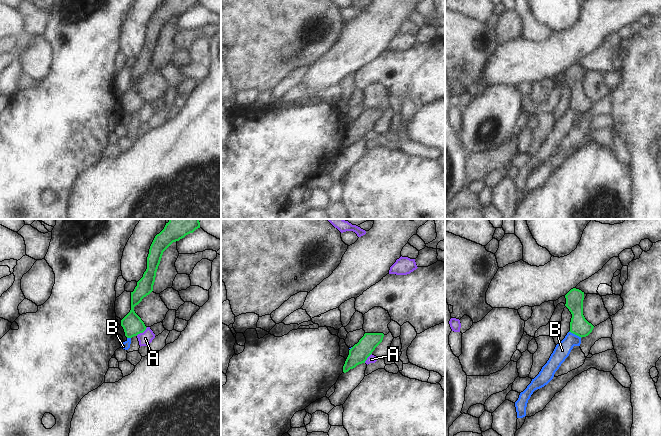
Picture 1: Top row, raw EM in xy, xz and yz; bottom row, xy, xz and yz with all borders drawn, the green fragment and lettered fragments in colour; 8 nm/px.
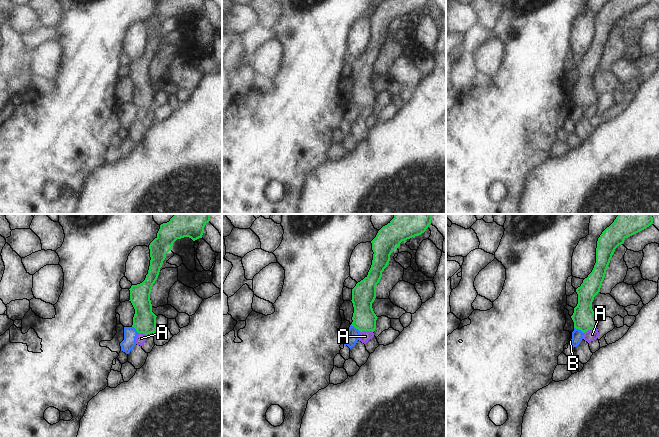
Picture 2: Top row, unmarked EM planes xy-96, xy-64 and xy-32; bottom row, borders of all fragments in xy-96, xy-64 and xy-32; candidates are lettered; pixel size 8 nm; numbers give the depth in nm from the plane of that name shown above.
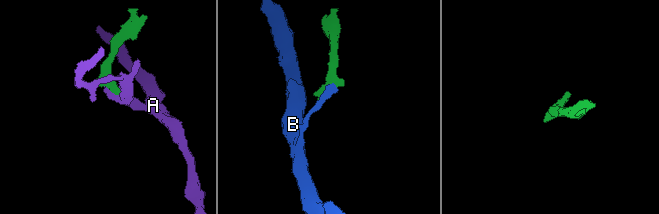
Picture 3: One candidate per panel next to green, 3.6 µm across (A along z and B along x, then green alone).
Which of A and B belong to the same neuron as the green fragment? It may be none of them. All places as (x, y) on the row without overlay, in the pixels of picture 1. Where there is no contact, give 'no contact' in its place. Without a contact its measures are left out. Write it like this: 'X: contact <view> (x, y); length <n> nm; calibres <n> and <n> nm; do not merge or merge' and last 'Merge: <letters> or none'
A: contact xy (141, 108); length 120 nm; calibres 160 and 110 nm; do not merge
B: contact yz (575, 110); length 120 nm; calibres 150 and 130 nm; do not merge
Merge: none

